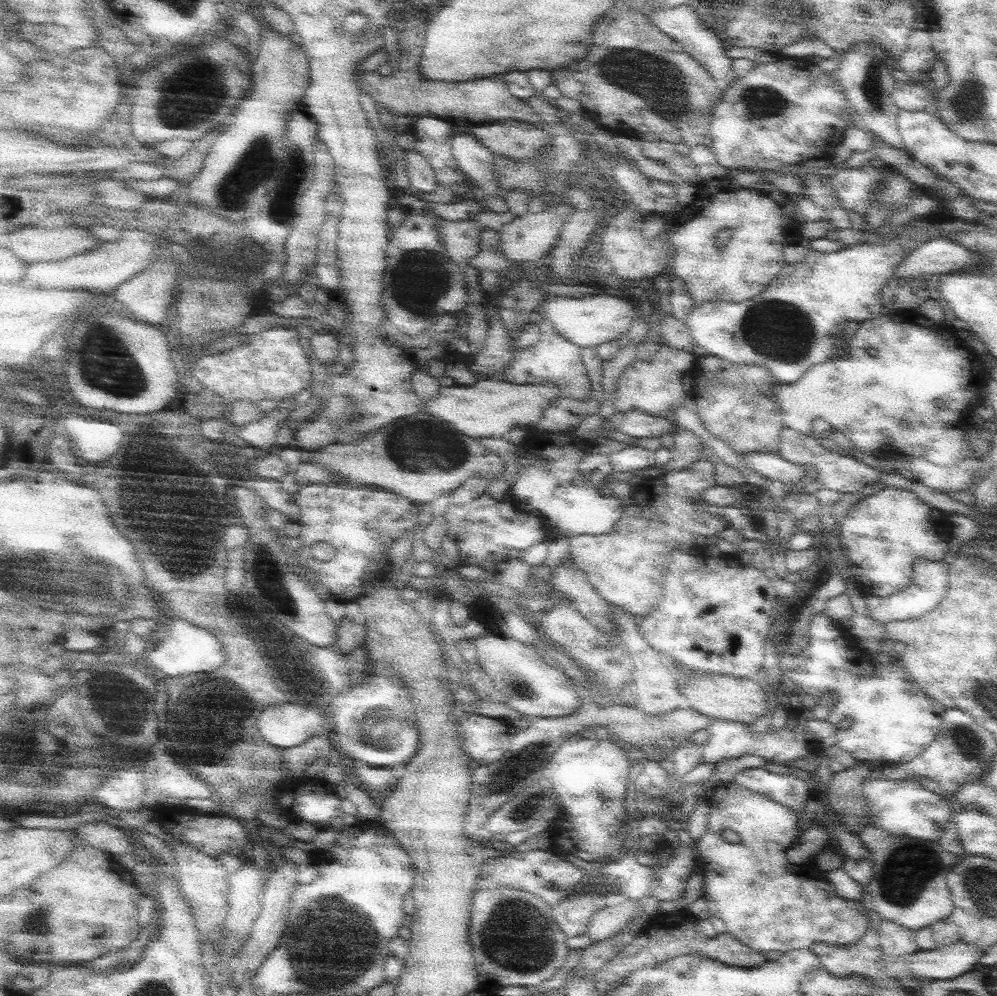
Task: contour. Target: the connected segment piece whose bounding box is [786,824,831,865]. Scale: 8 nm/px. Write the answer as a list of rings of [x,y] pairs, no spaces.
[[[812,824],[808,830],[800,833],[796,842],[792,843],[786,851],[787,861],[792,864],[802,864],[810,857],[815,857],[829,846],[830,836],[822,824]]]

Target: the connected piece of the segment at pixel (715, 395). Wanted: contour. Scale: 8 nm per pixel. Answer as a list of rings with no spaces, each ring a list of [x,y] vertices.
[[[706,353],[706,355],[694,358],[690,371],[696,376],[694,392],[691,395],[696,401],[699,417],[711,436],[729,444],[740,456],[754,451],[779,452],[780,438],[785,424],[780,405],[776,403],[776,397],[772,397],[772,390],[781,382],[772,375],[772,371],[768,367],[764,367],[760,363],[736,364]]]

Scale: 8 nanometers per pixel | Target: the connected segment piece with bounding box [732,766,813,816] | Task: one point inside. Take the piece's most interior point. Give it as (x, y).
(788, 789)

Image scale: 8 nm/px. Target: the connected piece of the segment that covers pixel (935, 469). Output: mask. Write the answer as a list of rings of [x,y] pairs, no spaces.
[[[973,454],[960,459],[957,465],[936,465],[924,457],[913,457],[908,475],[937,491],[968,490],[980,469],[980,459]]]

